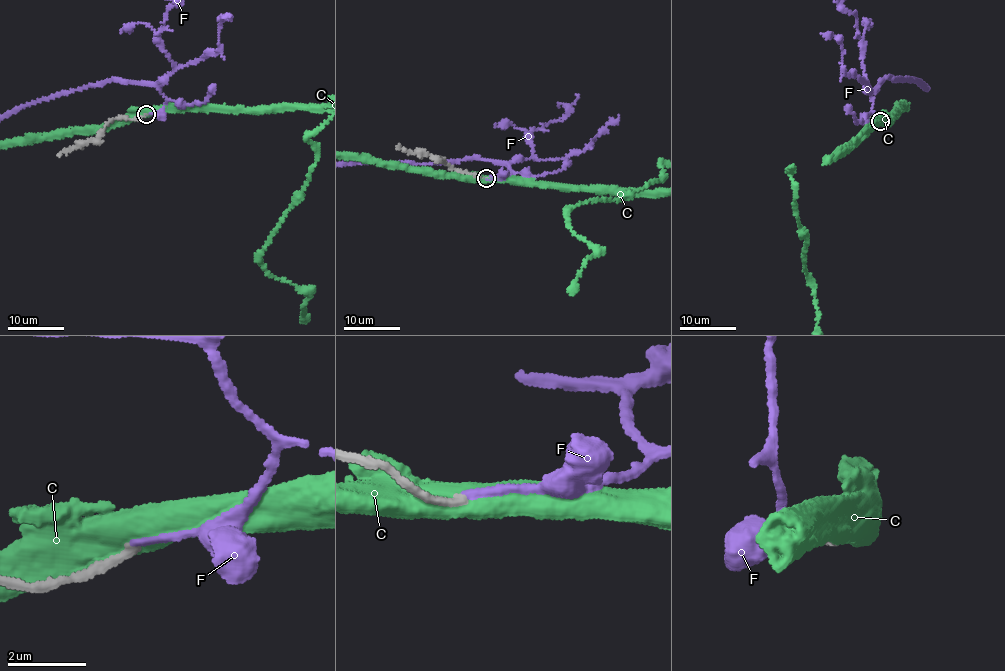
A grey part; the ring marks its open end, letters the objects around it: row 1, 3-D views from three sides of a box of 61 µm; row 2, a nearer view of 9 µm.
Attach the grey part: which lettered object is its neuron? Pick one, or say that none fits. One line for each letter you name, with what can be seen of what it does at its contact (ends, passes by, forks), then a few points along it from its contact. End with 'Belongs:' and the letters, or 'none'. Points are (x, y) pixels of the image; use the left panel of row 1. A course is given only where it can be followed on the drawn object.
F: it ends
Belongs: F

